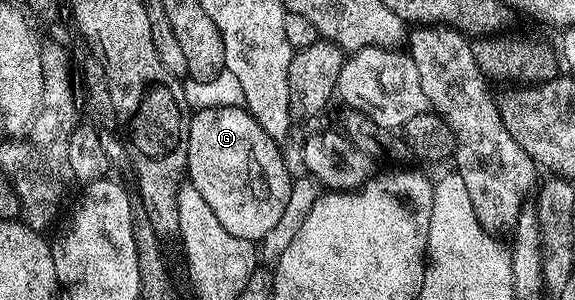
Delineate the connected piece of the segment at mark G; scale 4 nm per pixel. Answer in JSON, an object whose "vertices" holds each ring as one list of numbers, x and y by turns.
{"vertices":[[244,107,239,108,215,108,215,109,199,109,194,111,189,118,189,137,187,138,187,180,195,186,195,190,199,190,199,194,203,194,203,199,207,201,207,206,211,206,211,211,215,214,215,218,219,218,219,223,223,225,223,230,235,234,235,238,243,238,244,240,252,240,261,242,269,230,275,230,275,222,279,222,279,218,283,218,283,209,287,206,287,198,291,194,291,186,293,180,289,176,289,168,285,165,285,160,281,157,278,141,271,139,263,130,263,126,259,126,259,122,255,122,255,118]]}

